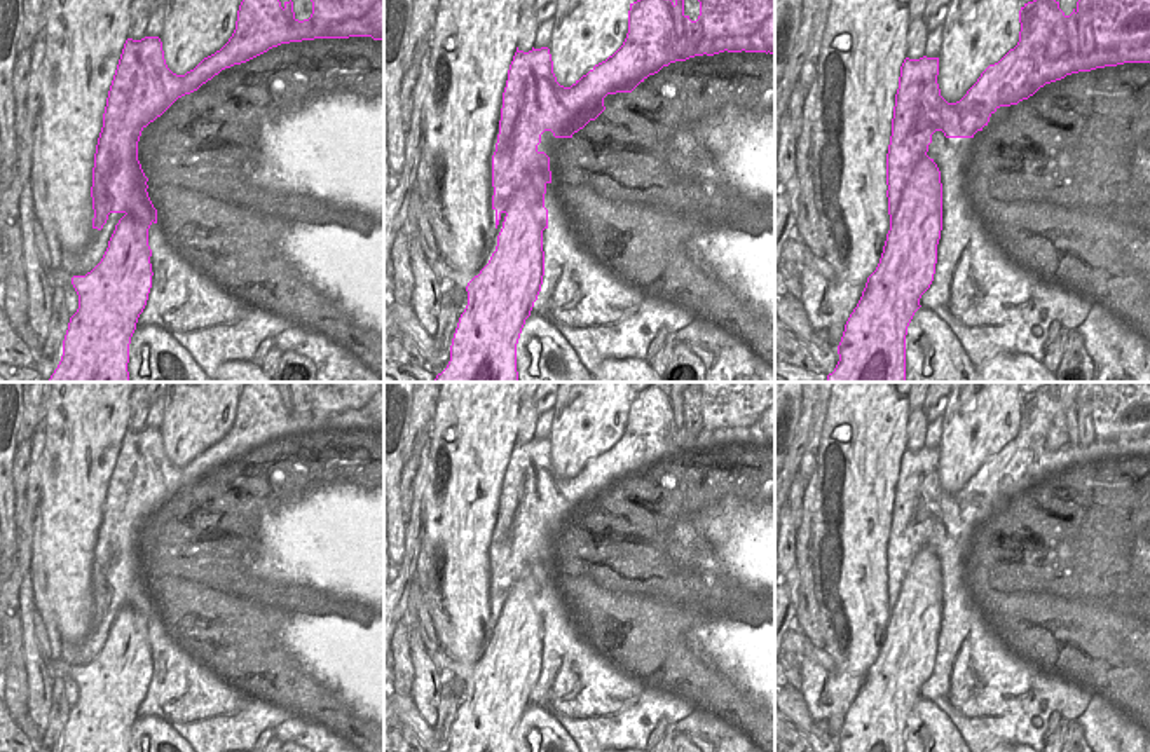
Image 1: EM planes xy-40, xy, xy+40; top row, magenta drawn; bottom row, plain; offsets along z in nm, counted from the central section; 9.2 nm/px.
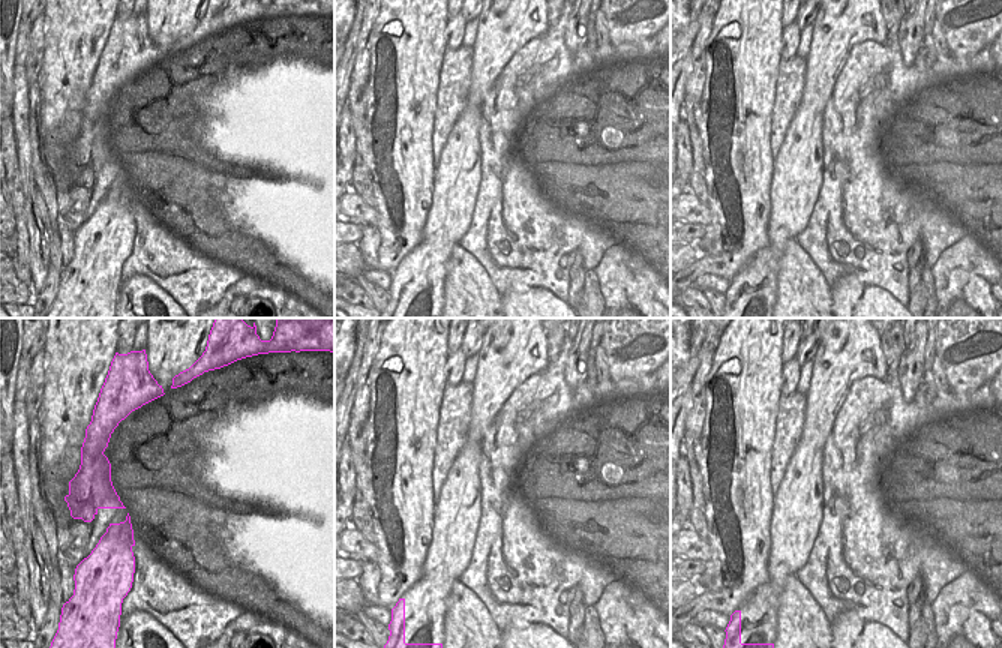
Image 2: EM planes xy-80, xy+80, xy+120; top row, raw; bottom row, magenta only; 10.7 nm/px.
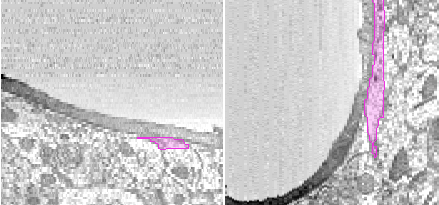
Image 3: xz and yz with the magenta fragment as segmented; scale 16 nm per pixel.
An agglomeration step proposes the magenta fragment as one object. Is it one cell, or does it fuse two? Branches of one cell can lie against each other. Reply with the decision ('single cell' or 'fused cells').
fused cells

